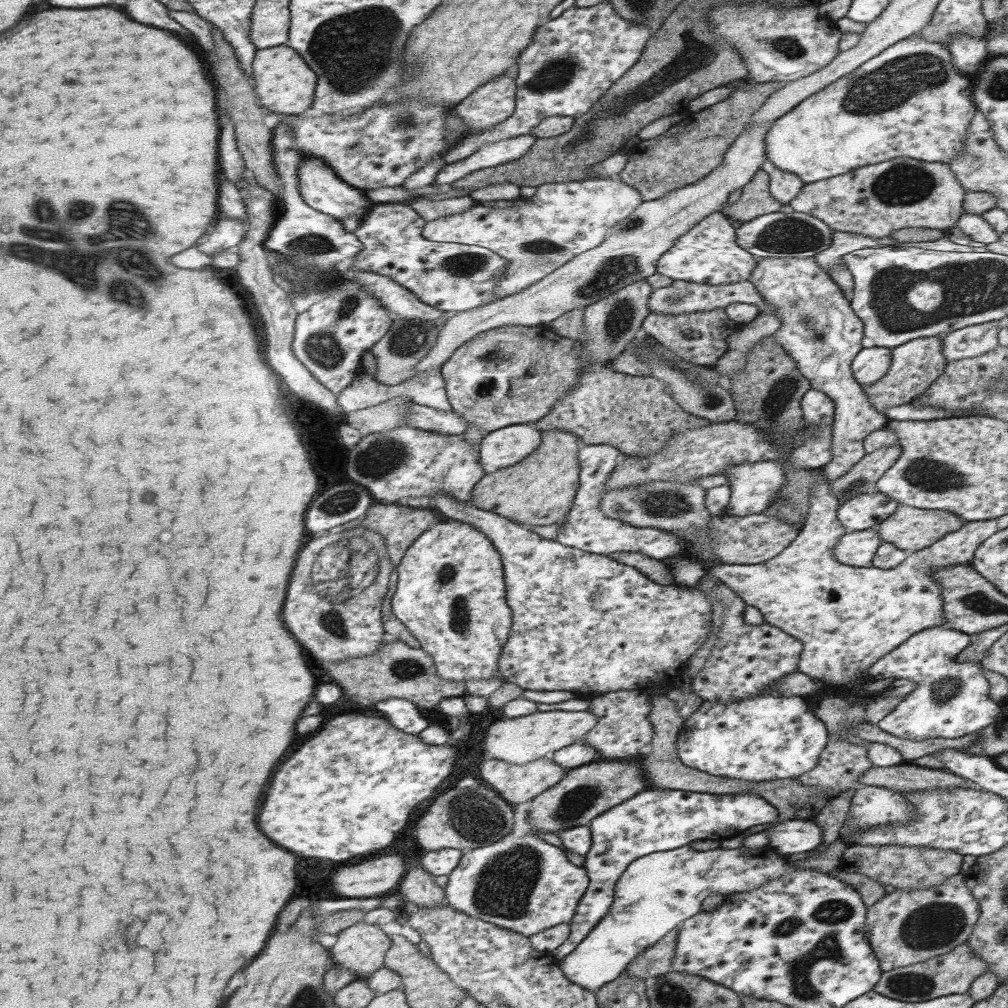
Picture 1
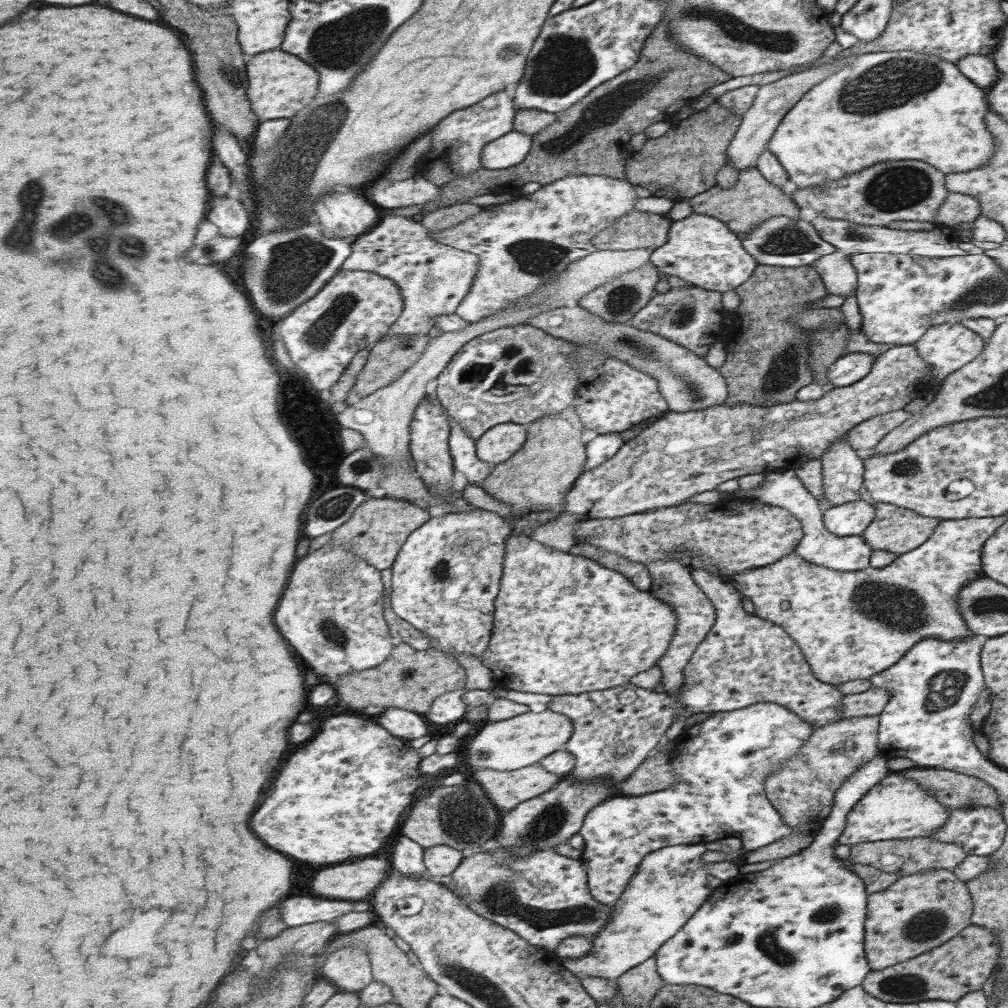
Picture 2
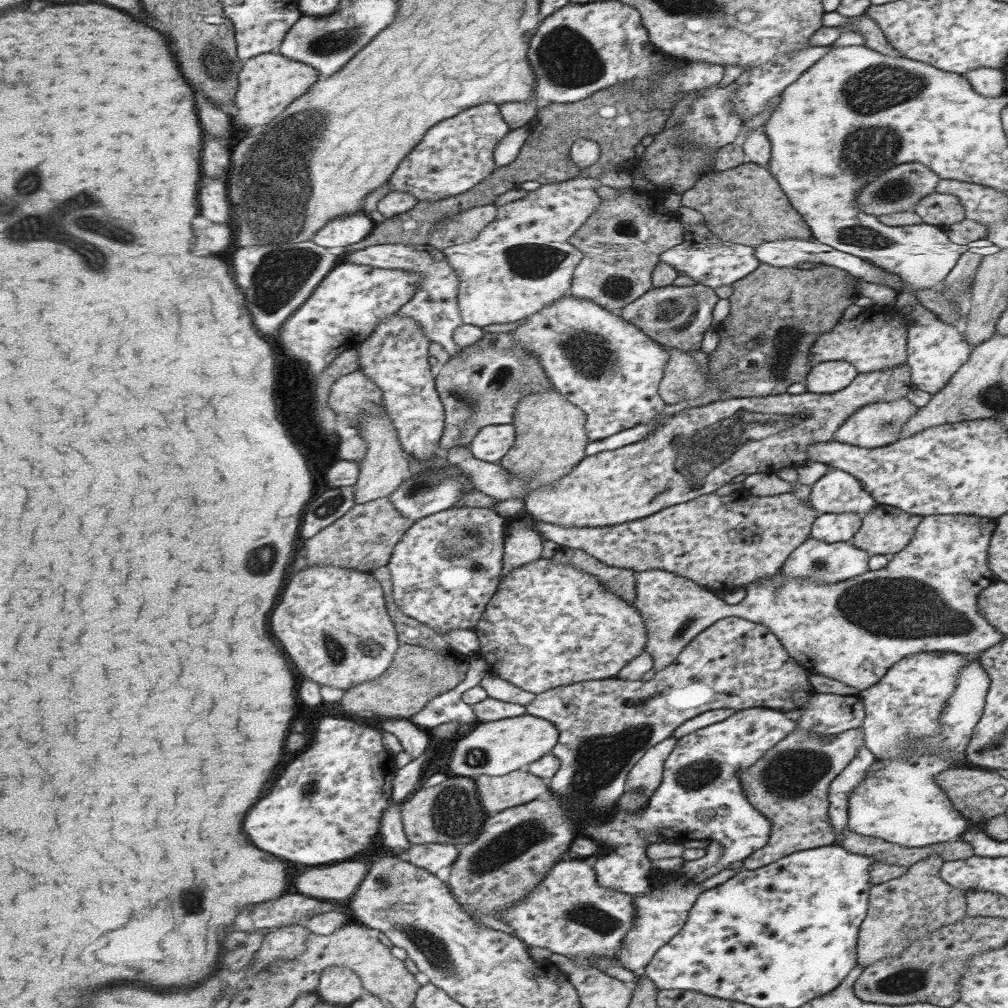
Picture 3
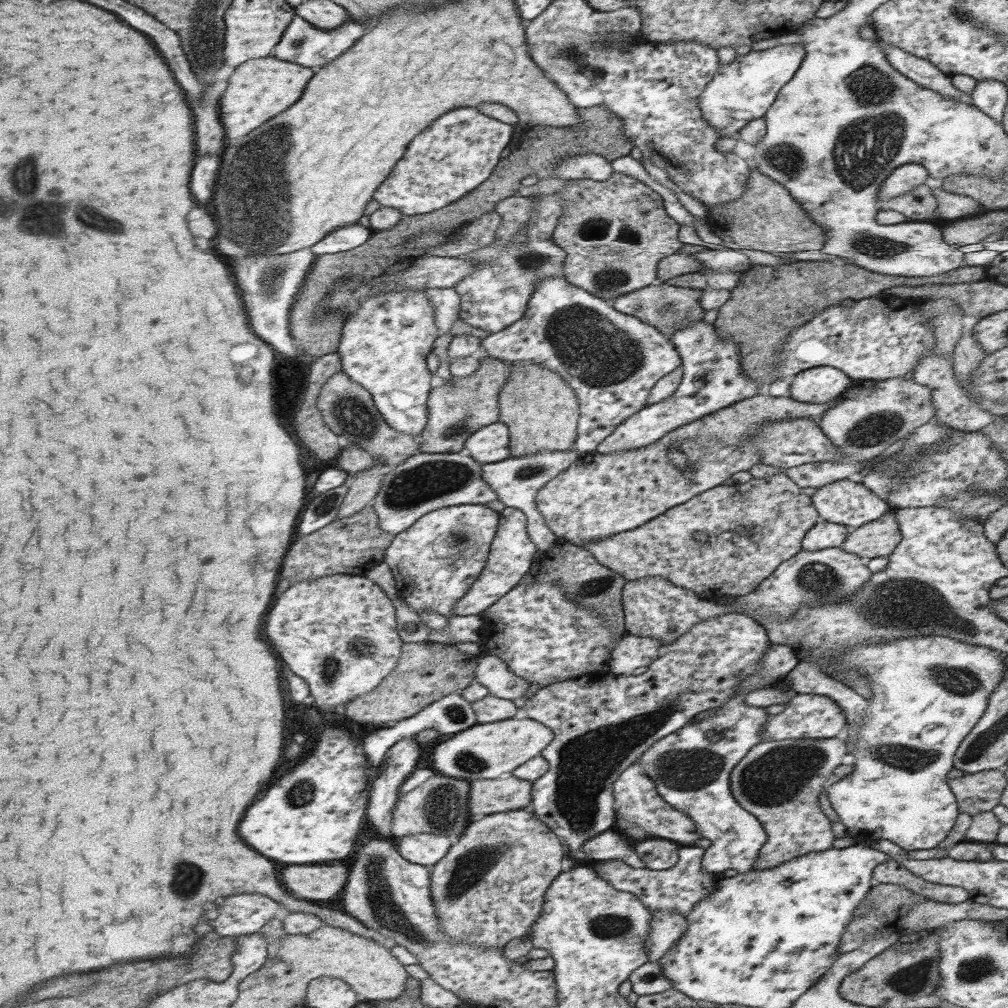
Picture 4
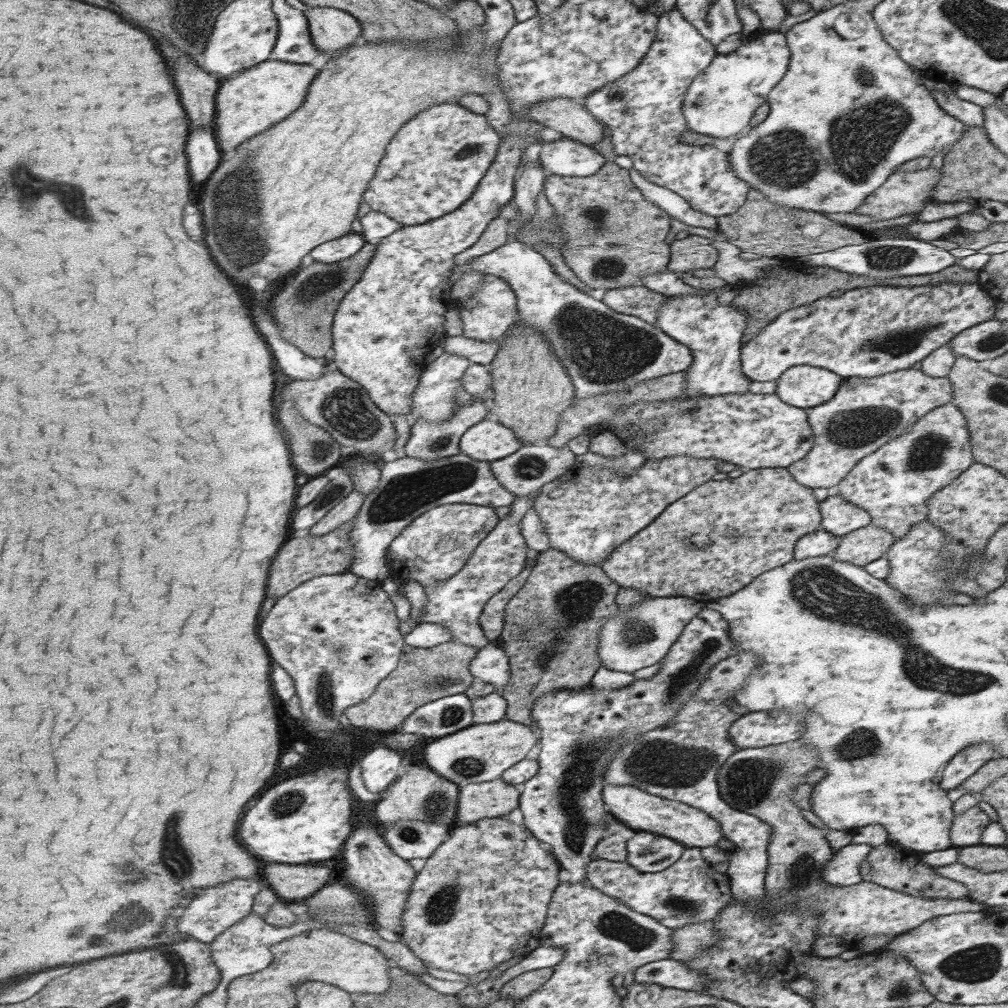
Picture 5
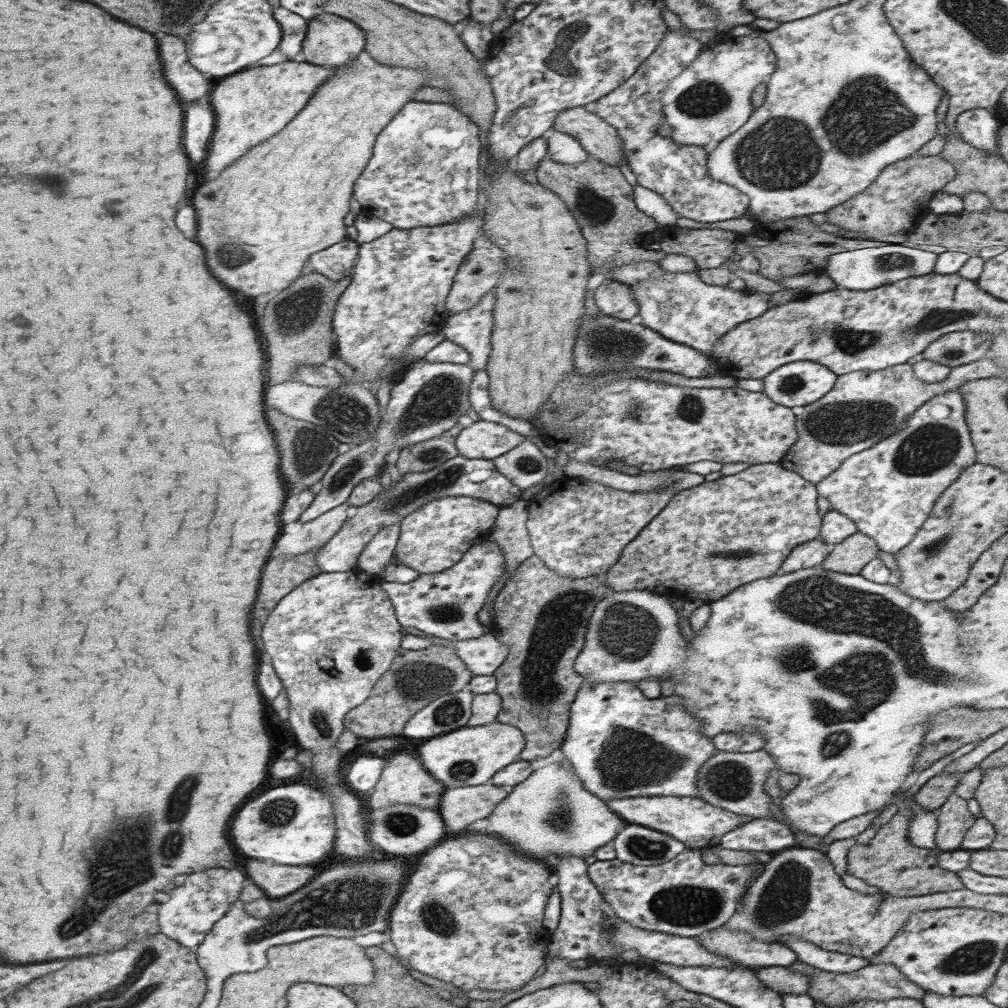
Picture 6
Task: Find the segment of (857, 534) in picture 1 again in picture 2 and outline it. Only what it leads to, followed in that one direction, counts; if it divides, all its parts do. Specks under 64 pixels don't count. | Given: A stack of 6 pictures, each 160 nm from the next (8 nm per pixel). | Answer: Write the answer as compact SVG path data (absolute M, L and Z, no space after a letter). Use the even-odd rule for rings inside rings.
M794 469L777 470L763 474L763 482L759 488L743 491L738 489L730 494L729 498L735 499L737 502L741 499L758 500L763 504L779 506L795 515L803 527L803 536L794 552L805 562L838 571L858 571L868 567L868 561L873 552L872 548L860 535L837 536L825 528L823 510L819 507L816 499L805 489L804 484L797 479Z

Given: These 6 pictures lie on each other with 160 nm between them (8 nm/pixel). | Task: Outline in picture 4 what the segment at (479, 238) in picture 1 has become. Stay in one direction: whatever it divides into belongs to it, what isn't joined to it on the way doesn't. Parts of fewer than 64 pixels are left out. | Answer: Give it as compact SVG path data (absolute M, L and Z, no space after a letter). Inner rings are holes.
M553 193L540 196L539 201L514 194L495 203L494 212L502 219L495 241L485 248L456 256L461 260L474 260L478 268L453 287L460 297L459 318L463 322L491 334L499 333L524 316L538 280L561 275L567 254L552 239L552 233L567 206L569 204ZM522 229L527 231L528 241L514 243L513 238Z

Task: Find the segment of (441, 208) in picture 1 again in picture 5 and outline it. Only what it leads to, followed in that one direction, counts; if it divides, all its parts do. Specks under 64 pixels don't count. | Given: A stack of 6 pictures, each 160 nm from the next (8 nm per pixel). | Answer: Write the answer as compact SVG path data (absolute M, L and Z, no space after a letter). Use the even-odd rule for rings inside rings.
M500 216L493 218L493 220L488 222L488 226L475 244L469 249L456 254L455 264L467 265L469 262L473 262L475 258L491 253L492 250L499 249L509 239L509 230L509 222Z

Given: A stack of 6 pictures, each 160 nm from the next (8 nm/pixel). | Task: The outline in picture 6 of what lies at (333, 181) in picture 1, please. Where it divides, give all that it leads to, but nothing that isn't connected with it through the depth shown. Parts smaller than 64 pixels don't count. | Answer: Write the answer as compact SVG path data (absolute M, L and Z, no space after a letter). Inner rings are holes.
M345 239L328 249L313 253L309 265L315 271L338 281L353 274L359 251L360 244L356 240Z

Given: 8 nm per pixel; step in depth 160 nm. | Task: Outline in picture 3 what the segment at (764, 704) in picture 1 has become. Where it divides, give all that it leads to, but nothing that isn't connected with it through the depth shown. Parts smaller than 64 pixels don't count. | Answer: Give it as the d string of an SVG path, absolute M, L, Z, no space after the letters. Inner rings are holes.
M768 707L747 708L735 711L726 719L711 725L699 728L692 733L678 738L664 760L662 766L662 780L656 790L648 797L648 804L634 813L624 813L617 808L608 816L583 816L583 825L579 832L583 838L598 842L600 848L592 854L593 866L597 883L609 889L617 889L627 895L643 894L651 886L649 871L650 860L646 854L649 842L645 838L648 834L656 834L664 841L682 843L688 840L717 841L721 843L721 858L692 875L692 881L701 883L713 874L717 874L731 862L743 862L757 849L763 848L771 836L771 823L765 815L755 810L742 793L738 775L744 768L757 762L773 745L783 740L796 728L796 723L786 718L782 711Z

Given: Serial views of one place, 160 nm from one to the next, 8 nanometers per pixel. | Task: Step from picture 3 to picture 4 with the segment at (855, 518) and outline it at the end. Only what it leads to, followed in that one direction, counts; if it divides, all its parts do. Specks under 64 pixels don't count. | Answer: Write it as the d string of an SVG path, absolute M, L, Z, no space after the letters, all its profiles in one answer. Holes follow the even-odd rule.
M821 521L813 525L804 537L803 547L809 552L839 547L848 536L849 527L834 522Z

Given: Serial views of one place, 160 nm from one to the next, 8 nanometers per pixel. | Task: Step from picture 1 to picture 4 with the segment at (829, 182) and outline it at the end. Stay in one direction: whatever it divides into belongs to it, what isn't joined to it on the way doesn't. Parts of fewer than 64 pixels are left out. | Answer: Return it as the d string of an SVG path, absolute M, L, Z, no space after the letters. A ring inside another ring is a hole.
M907 163L893 169L891 173L885 177L883 184L879 188L877 201L903 196L916 186L923 185L928 171L919 163Z

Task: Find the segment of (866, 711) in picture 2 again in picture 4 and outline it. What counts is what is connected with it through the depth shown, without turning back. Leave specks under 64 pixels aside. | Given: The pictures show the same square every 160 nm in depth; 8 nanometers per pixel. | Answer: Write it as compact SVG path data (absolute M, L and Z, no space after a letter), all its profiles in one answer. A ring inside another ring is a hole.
M796 694L785 704L781 713L768 715L764 724L763 740L780 741L785 739L826 739L837 737L848 723L848 717L842 708L827 696L817 694Z

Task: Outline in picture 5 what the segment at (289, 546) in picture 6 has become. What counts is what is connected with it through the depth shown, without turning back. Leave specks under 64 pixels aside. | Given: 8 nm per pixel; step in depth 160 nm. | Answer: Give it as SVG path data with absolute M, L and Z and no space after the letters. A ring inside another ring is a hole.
M354 491L344 498L321 522L317 523L307 533L324 535L345 523L354 520L366 501L366 494Z

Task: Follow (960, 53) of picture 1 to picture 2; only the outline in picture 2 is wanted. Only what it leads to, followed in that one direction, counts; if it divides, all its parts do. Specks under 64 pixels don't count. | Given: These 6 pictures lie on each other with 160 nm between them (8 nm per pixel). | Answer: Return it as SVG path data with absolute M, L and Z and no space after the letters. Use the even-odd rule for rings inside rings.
M970 54L955 65L973 84L984 90L993 86L1000 75L993 60L985 55Z

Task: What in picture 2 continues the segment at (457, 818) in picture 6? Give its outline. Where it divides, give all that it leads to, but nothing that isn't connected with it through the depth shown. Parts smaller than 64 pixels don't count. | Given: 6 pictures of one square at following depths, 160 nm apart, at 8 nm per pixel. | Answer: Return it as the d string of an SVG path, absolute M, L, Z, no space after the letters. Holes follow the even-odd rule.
M539 763L526 766L525 770L519 769L509 772L479 770L479 772L473 772L473 778L469 778L469 780L475 780L475 782L481 782L480 785L485 788L485 794L488 794L488 798L493 803L493 806L503 808L505 811L516 807L524 800L529 800L539 796L539 794L547 793L548 790L552 789L561 779L560 776L546 771Z

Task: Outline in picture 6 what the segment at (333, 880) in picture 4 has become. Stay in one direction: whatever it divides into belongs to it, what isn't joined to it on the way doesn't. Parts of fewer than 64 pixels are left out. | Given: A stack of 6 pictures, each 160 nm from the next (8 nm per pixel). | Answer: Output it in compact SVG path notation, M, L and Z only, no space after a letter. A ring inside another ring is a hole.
M251 860L247 862L247 874L257 886L261 886L268 898L283 899L307 886L317 876L317 870Z

